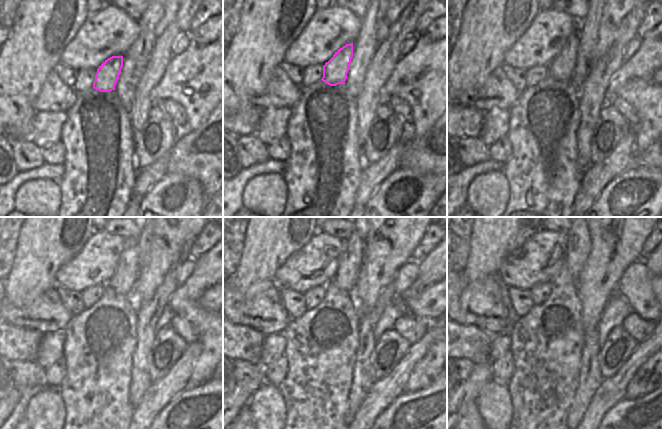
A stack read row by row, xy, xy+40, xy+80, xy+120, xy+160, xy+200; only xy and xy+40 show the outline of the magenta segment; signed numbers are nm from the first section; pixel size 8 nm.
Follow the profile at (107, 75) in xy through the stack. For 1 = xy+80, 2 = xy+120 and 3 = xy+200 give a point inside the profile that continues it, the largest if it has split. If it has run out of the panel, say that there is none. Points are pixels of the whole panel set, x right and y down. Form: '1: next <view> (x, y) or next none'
1: next xy+80 (561, 67)
2: next xy+120 (123, 280)
3: next xy+200 (578, 239)

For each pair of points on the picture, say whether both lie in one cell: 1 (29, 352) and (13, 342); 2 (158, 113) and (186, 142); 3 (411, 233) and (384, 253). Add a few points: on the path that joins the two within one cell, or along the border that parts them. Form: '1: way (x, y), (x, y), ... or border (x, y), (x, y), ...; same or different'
1: way (25, 348), (17, 343); same
2: border (181, 132), (175, 144), (167, 152); different
3: way (404, 239), (391, 250); same

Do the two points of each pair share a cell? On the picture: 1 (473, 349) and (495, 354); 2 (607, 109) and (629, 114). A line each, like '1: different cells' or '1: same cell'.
1: different cells
2: different cells

